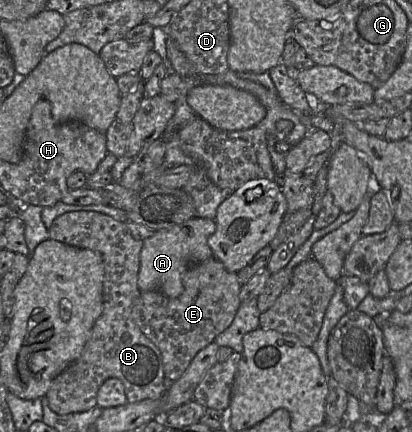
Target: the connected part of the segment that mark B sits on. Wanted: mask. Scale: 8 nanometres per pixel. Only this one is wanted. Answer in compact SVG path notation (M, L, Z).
M69 211L54 219L48 228L51 239L71 246L90 249L101 254L104 265L103 310L92 329L81 355L60 373L47 391L49 407L58 415L89 411L97 406L97 393L102 383L109 378L121 380L125 387L127 402L160 399L166 392L164 369L160 350L139 329L132 318L132 308L140 295L138 274L143 241L135 240L127 224L95 211Z

